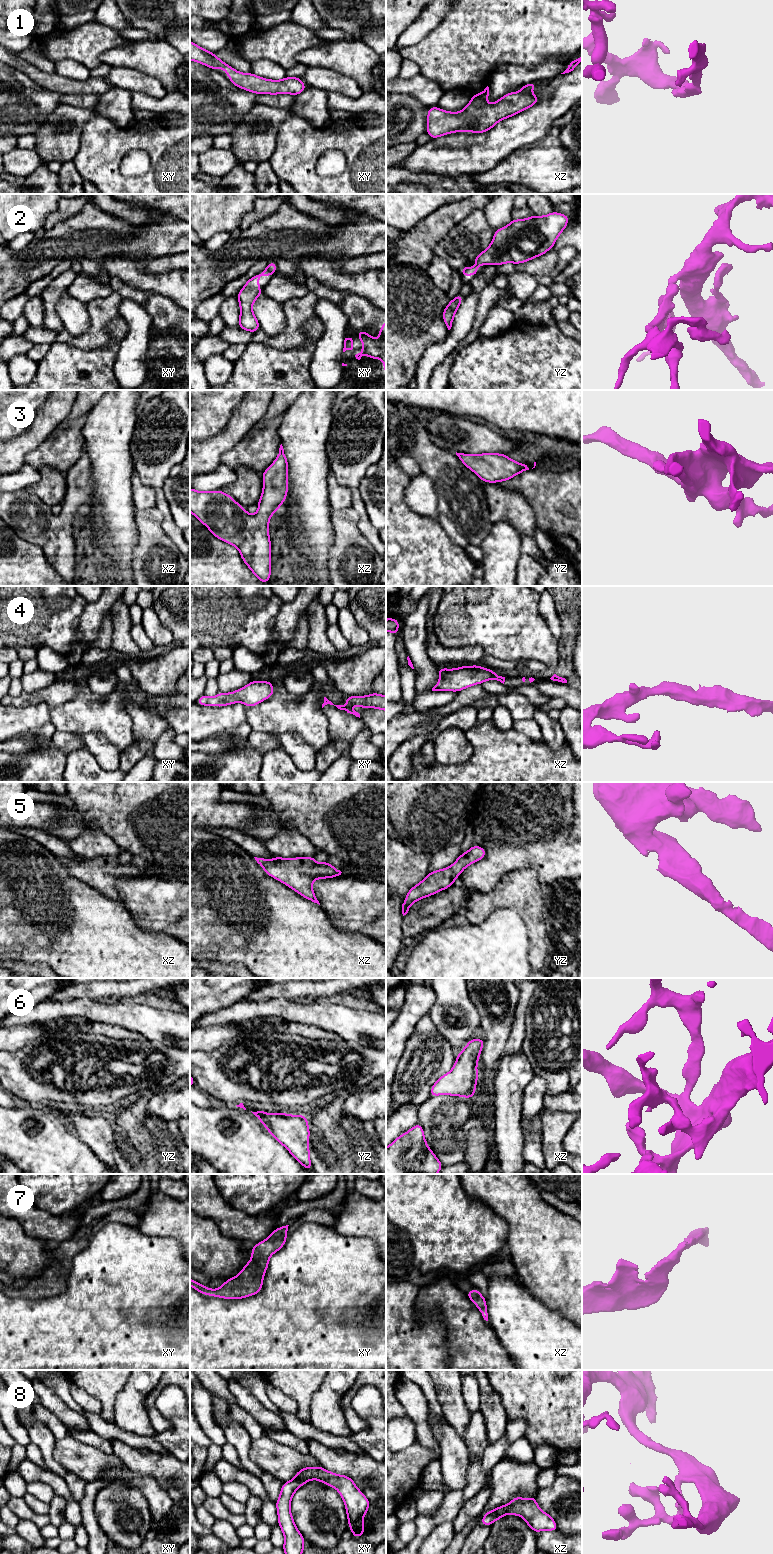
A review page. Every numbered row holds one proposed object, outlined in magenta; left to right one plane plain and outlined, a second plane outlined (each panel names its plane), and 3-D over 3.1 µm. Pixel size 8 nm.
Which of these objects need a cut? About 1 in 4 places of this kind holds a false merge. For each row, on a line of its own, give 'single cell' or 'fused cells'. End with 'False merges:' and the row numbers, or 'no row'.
1: single cell
2: fused cells
3: single cell
4: single cell
5: single cell
6: single cell
7: single cell
8: single cell
False merges: 2

